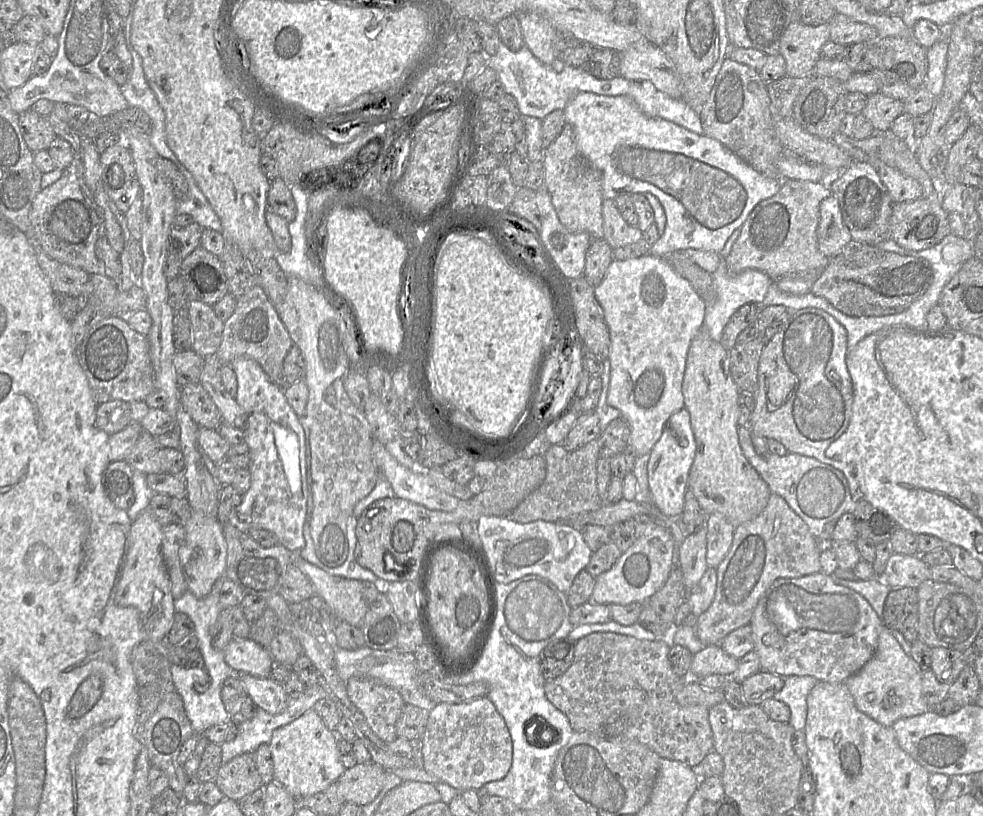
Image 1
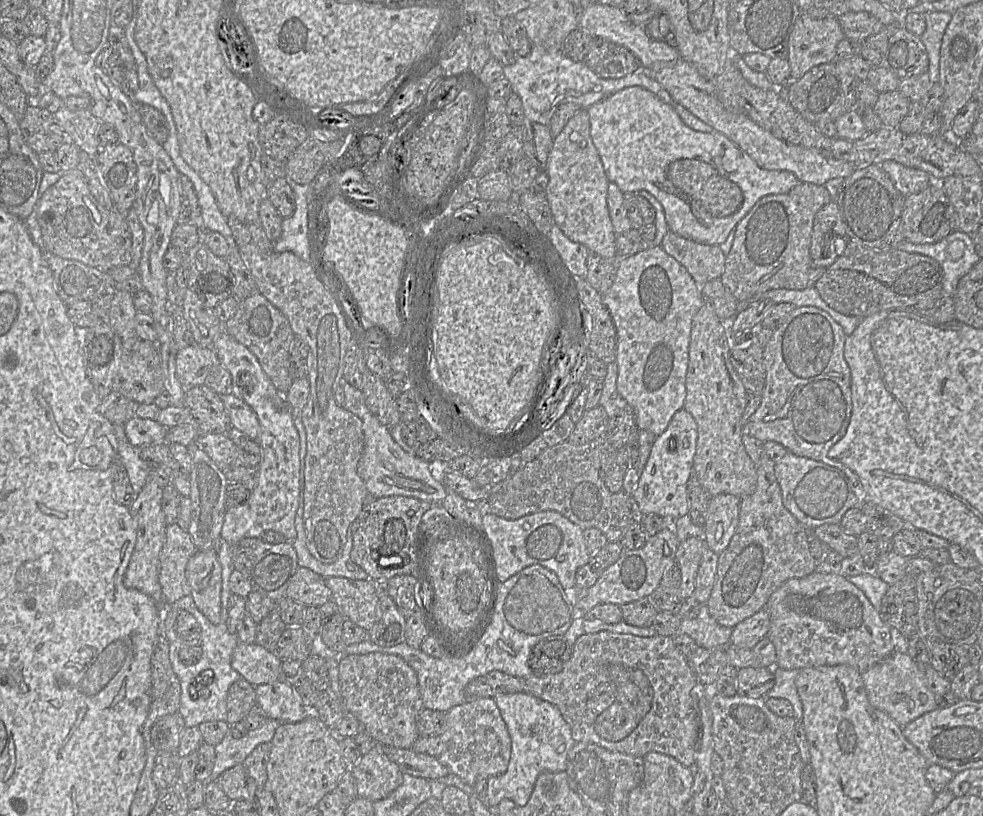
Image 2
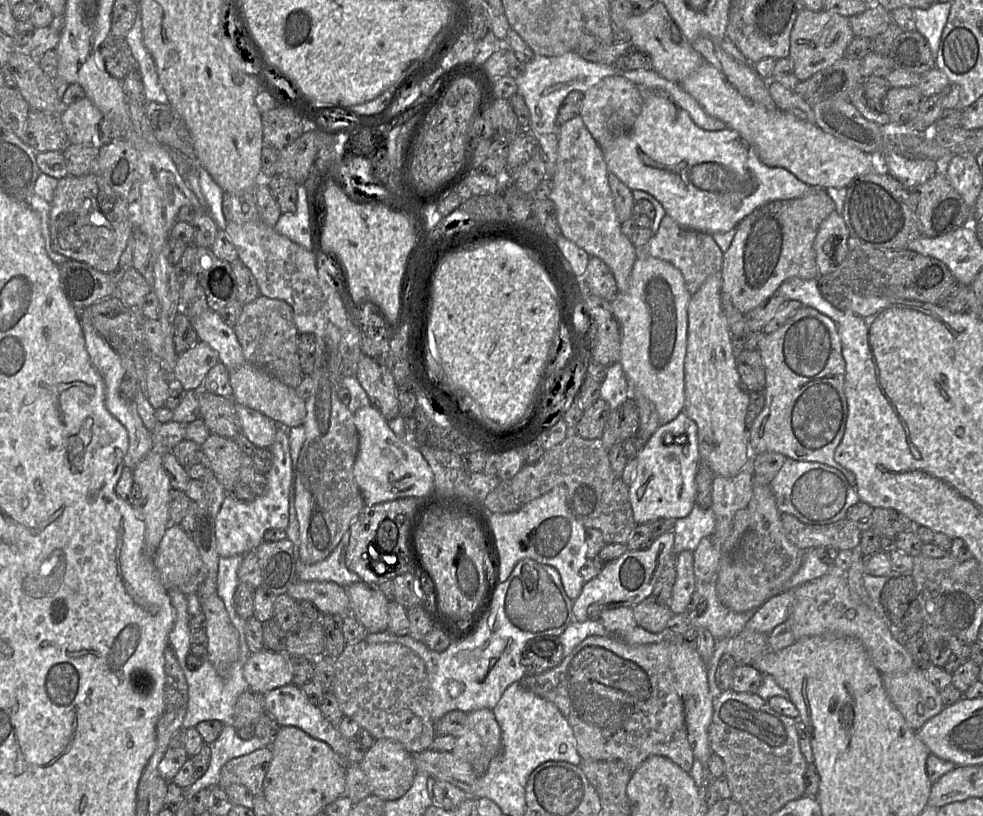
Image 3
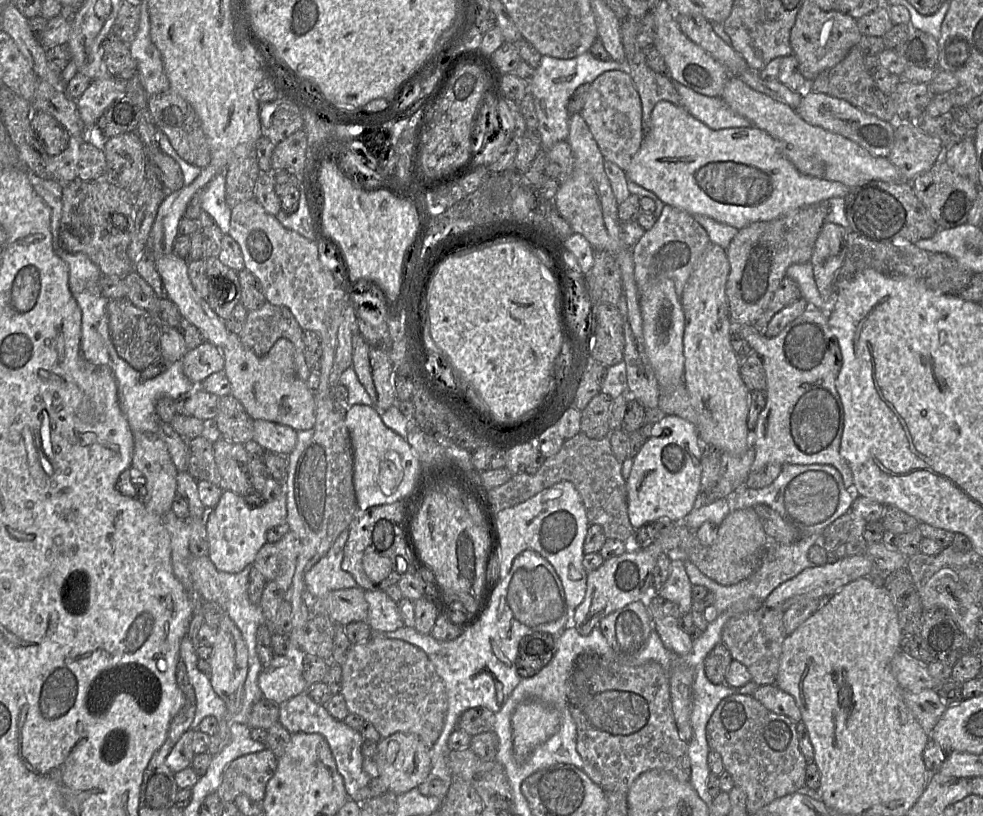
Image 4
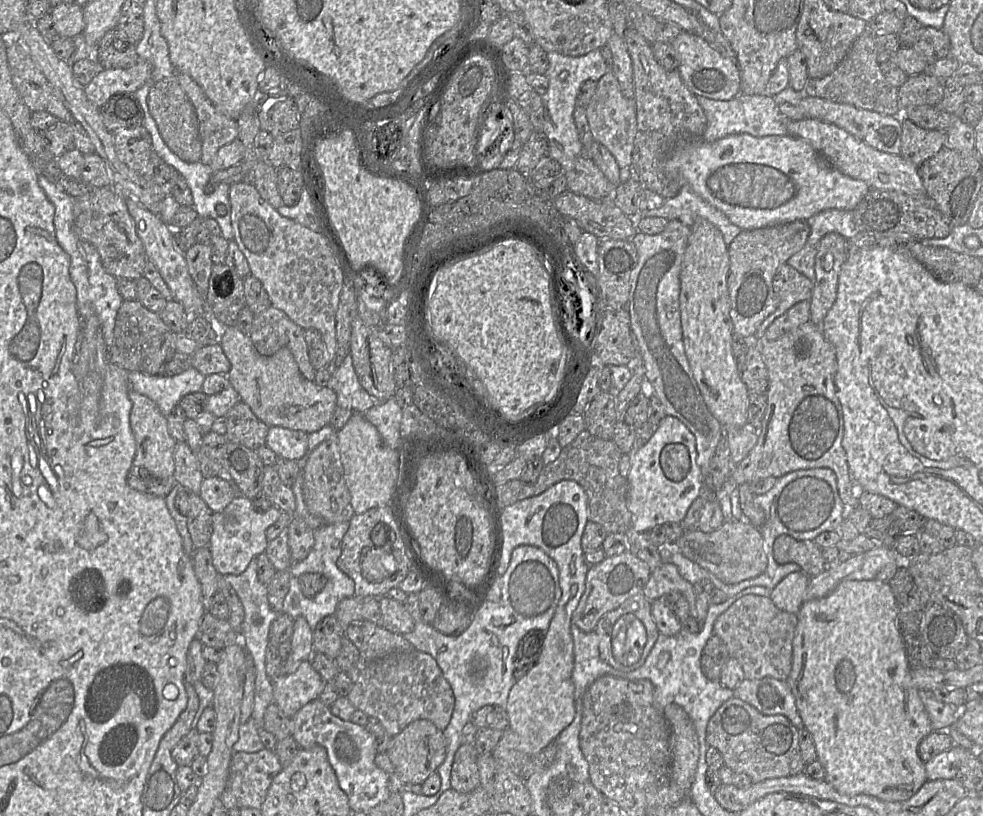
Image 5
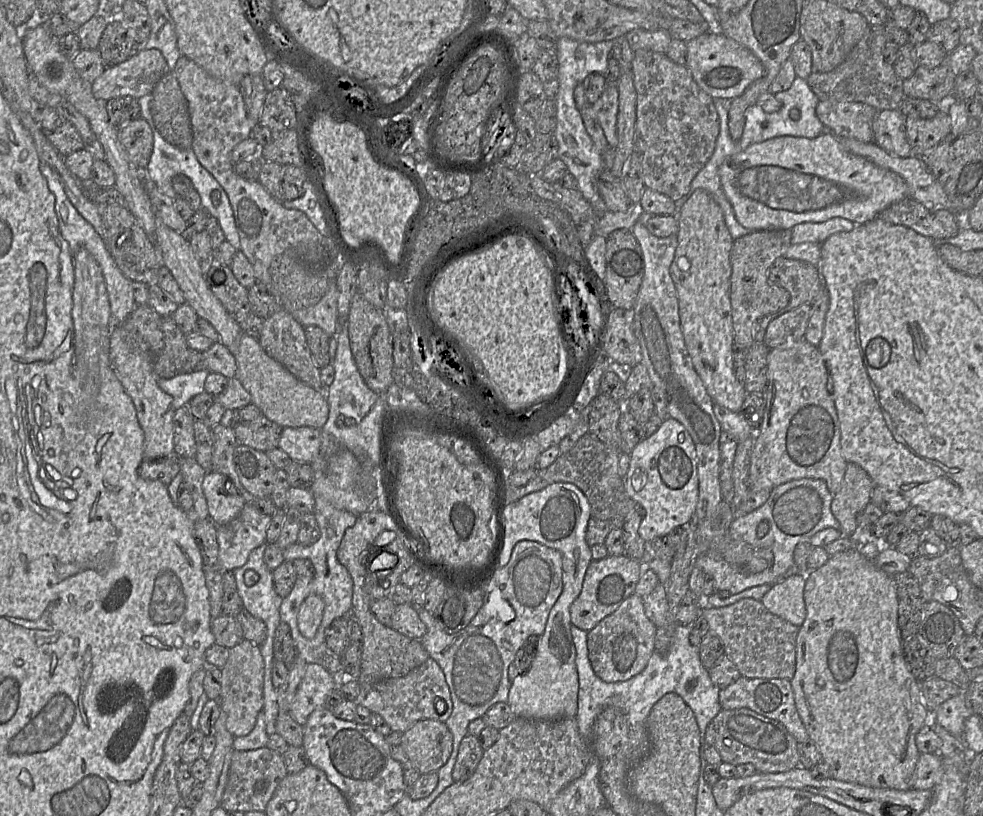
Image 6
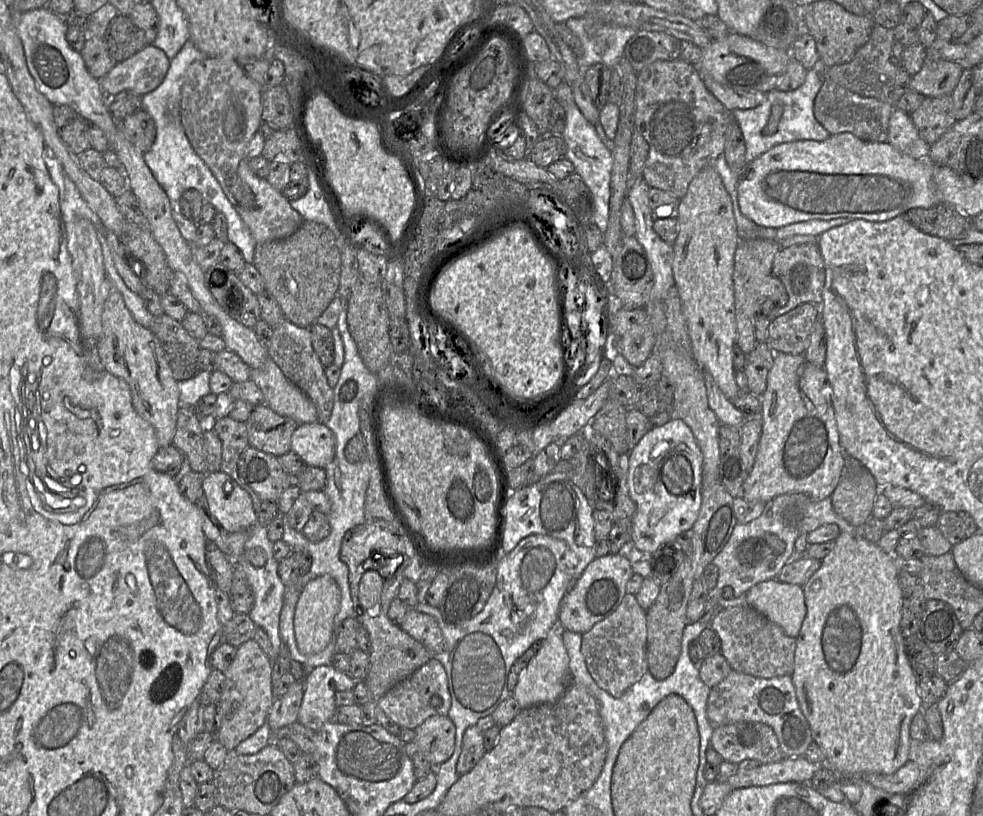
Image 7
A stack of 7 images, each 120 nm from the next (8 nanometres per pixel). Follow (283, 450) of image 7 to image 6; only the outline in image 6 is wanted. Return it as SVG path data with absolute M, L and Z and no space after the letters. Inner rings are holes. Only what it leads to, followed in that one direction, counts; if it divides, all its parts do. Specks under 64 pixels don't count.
M253 403L239 409L239 417L233 427L239 444L267 452L278 448L283 427L269 420Z

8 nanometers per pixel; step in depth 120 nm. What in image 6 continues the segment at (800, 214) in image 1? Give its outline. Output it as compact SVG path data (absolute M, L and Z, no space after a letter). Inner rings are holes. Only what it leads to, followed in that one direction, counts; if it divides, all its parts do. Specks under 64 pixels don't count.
M791 229L760 230L734 240L730 254L730 300L735 344L749 348L755 342L754 331L759 319L788 305L790 293L770 283L768 269L791 246L791 236Z

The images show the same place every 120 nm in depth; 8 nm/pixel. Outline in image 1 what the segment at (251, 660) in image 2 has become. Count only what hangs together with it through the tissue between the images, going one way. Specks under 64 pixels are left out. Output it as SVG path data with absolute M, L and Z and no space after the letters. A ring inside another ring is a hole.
M233 638L223 649L227 665L238 675L268 678L273 658L267 649L250 638Z

